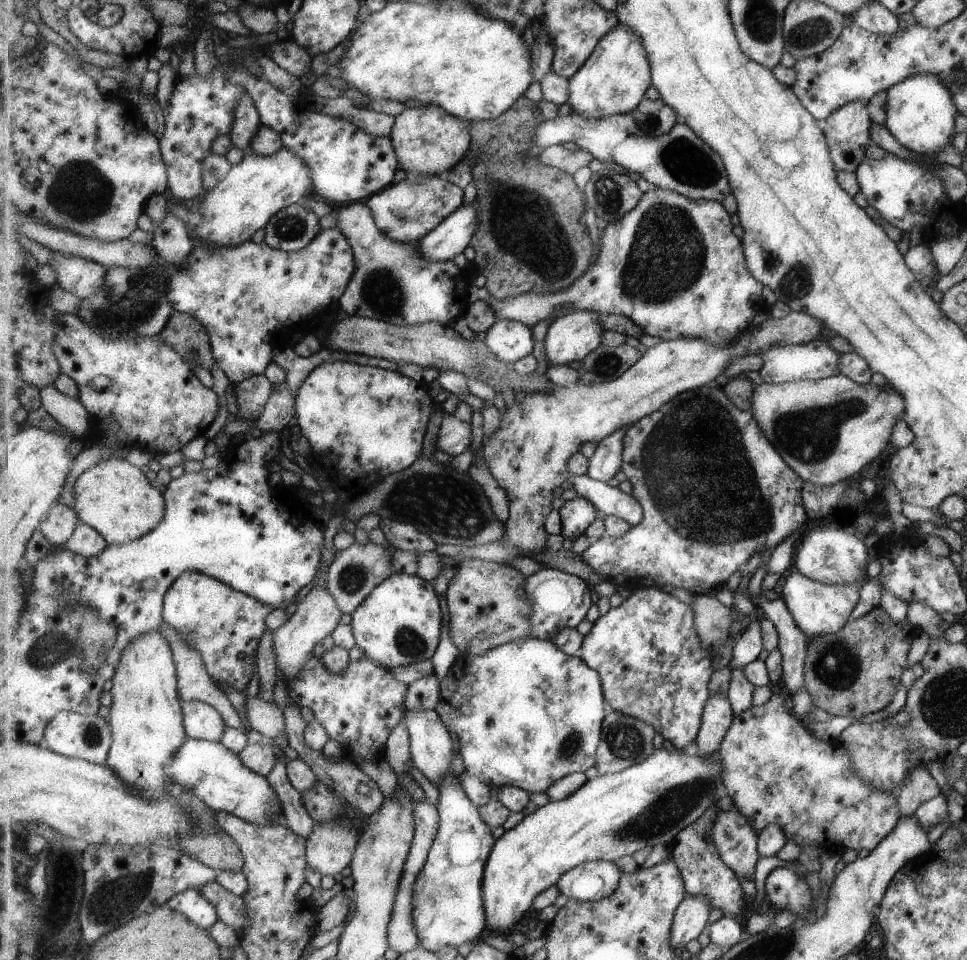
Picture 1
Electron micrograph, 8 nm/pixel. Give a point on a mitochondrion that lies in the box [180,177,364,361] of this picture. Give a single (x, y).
(288, 228)

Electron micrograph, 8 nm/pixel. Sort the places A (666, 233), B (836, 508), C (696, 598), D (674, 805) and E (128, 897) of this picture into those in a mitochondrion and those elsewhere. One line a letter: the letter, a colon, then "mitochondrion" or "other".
A: mitochondrion
B: other
C: other
D: mitochondrion
E: mitochondrion

